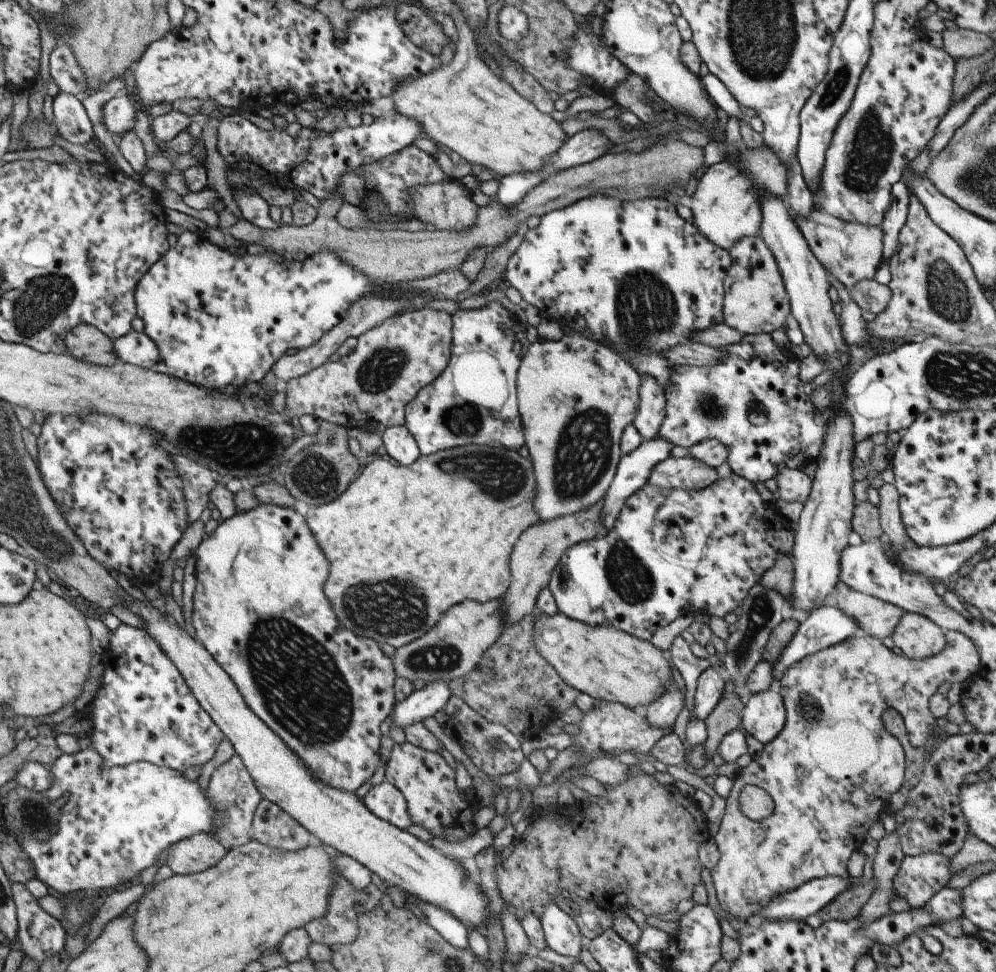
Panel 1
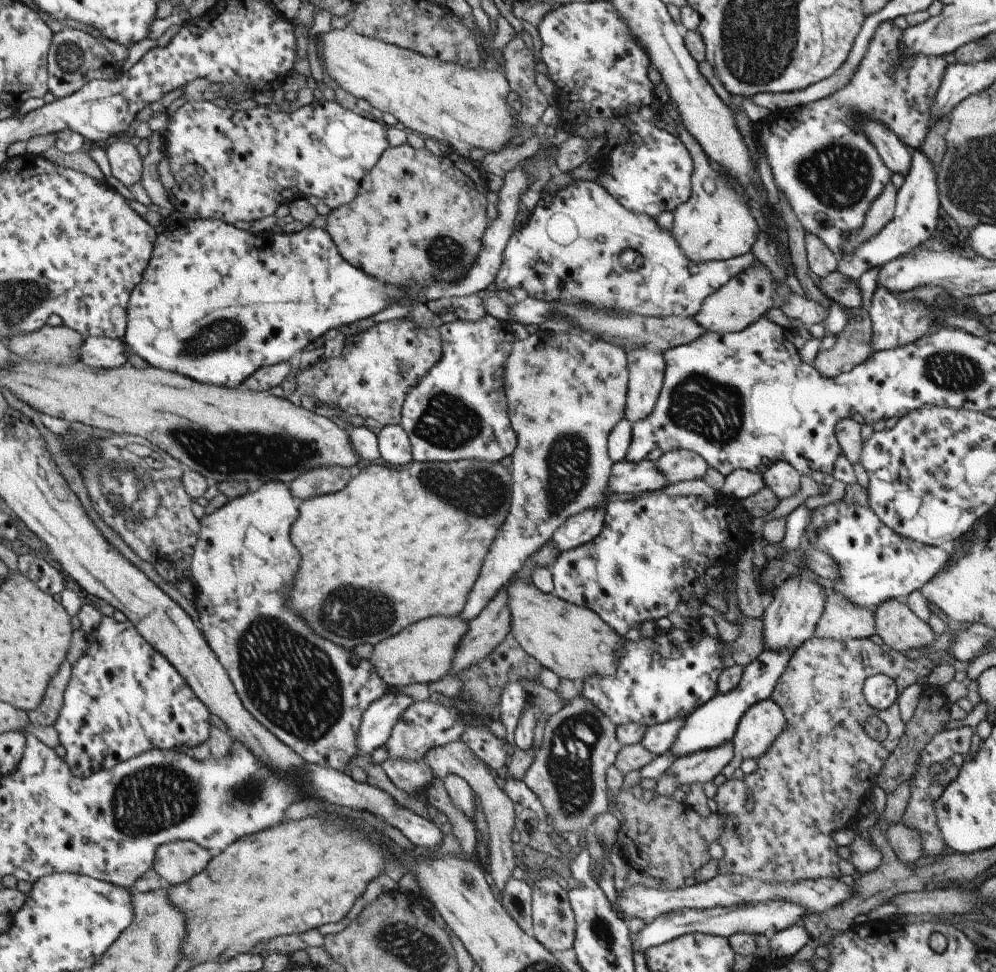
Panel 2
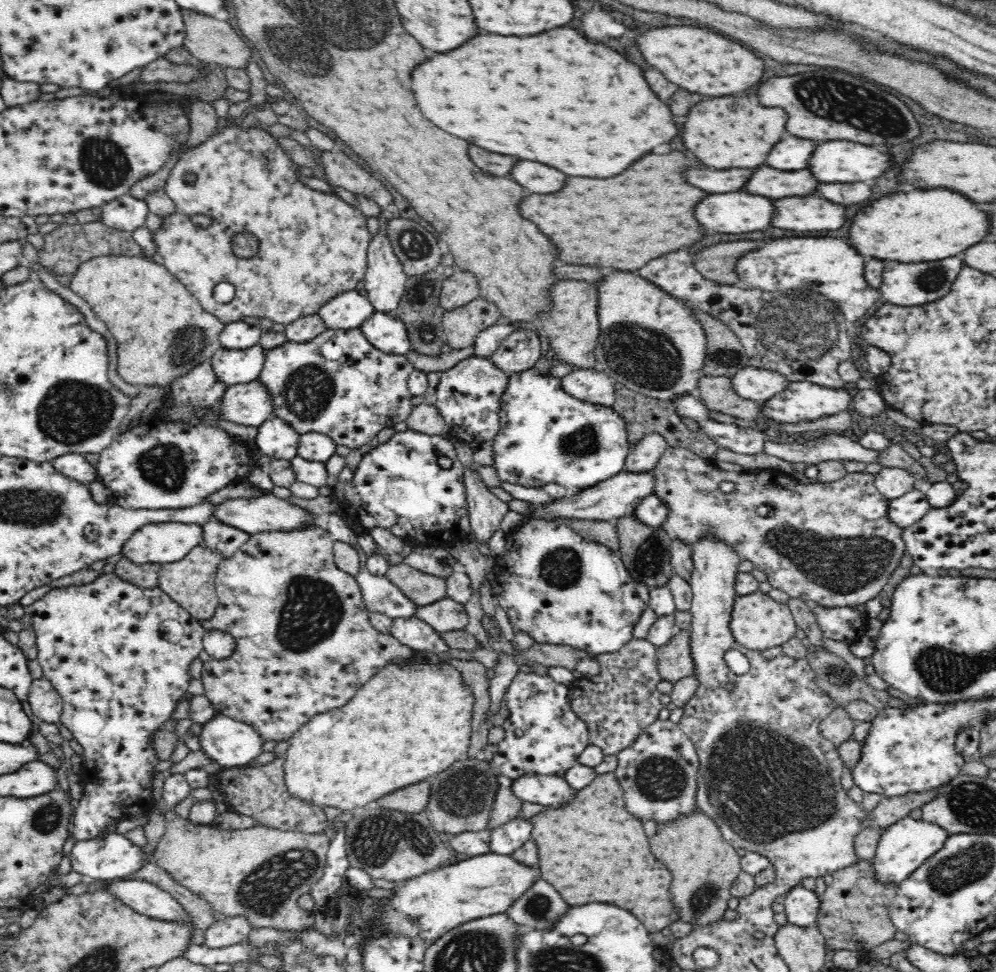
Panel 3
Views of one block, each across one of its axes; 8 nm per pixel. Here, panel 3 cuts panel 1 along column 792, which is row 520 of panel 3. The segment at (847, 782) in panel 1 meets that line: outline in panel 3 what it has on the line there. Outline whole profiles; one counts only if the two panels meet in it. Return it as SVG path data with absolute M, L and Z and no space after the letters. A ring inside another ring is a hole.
M668 446L662 453L657 465L653 468L655 476L655 491L653 494L663 500L668 507L668 518L662 522L662 529L671 540L682 540L686 545L694 545L699 539L720 540L720 542L732 547L734 553L740 557L740 561L749 560L754 567L758 567L765 572L768 582L774 589L784 591L790 599L796 598L804 602L812 601L818 603L824 608L836 607L854 607L856 605L865 604L875 597L878 598L880 592L890 579L890 575L896 571L900 565L903 556L907 553L904 539L902 539L903 529L894 525L888 517L888 509L890 500L876 488L875 474L867 471L846 473L842 478L834 482L801 484L797 480L796 475L785 474L774 469L764 469L758 471L735 472L720 469L709 459L698 456L687 448L680 446ZM721 483L732 483L734 489L732 492L725 493L720 491Z

